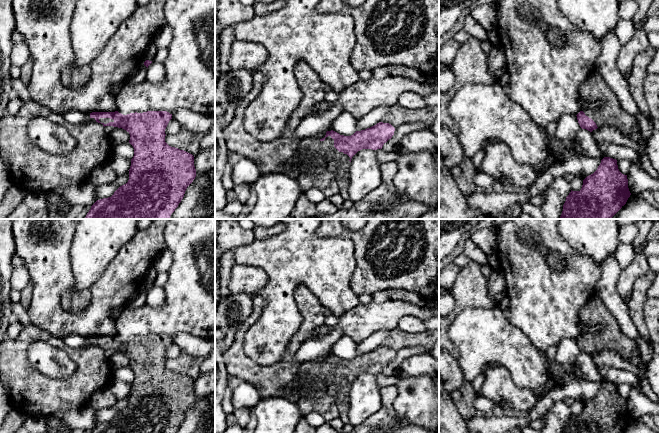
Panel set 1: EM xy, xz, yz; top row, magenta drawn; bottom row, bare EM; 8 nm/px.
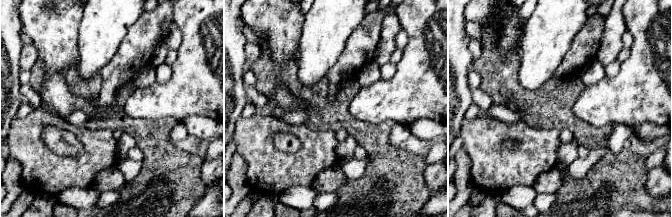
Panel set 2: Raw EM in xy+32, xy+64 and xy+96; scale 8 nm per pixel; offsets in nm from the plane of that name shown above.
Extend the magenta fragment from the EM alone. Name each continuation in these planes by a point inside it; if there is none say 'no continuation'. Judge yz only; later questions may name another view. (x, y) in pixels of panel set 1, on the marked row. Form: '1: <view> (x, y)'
1: yz (594, 88)

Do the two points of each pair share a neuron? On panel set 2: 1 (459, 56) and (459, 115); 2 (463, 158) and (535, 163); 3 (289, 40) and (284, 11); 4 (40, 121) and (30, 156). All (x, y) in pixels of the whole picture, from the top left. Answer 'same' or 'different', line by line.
1: same
2: different
3: same
4: same

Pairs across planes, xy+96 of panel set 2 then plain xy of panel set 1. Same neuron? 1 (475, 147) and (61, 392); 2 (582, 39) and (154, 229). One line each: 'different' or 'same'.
1: same
2: same

